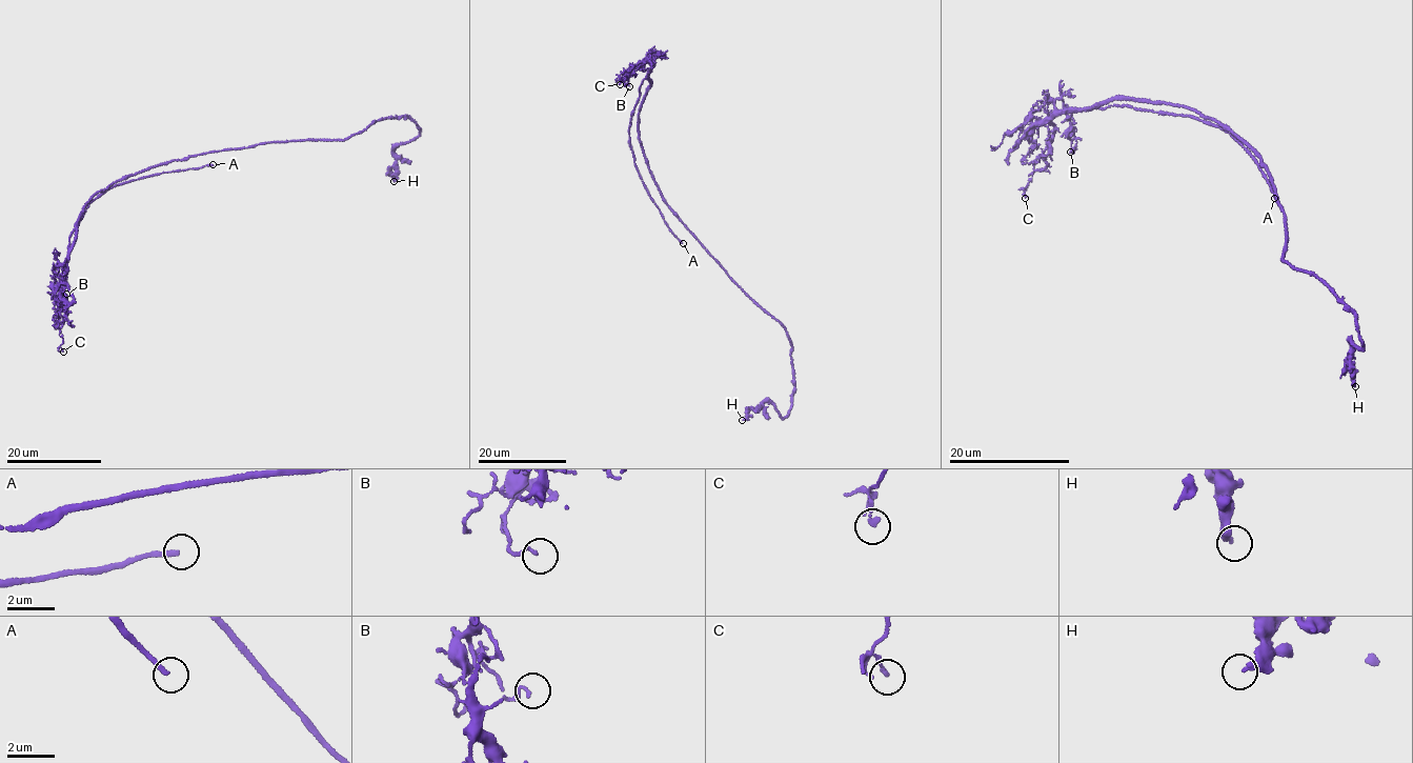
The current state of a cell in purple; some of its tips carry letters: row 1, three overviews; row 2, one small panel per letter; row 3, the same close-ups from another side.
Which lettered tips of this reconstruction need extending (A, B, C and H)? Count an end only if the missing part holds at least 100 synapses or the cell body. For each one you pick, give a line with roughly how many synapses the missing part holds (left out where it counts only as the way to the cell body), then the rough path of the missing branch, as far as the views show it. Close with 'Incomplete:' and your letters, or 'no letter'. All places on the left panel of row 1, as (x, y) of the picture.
A: missing branch runs (213, 164), (303, 146), (316, 149), (360, 129), (426, 118), (424, 111), (394, 112), (392, 108)
Incomplete: A

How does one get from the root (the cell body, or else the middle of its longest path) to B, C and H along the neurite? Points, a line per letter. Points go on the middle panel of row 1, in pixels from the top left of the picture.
B: (659, 189), (638, 133), (638, 113), (651, 81), (648, 78), (652, 57), (624, 76), (625, 85), (629, 86)
C: (659, 189), (638, 133), (651, 65), (633, 66), (620, 84)
H: (659, 189), (790, 341), (788, 413), (784, 418), (765, 402), (742, 420)

